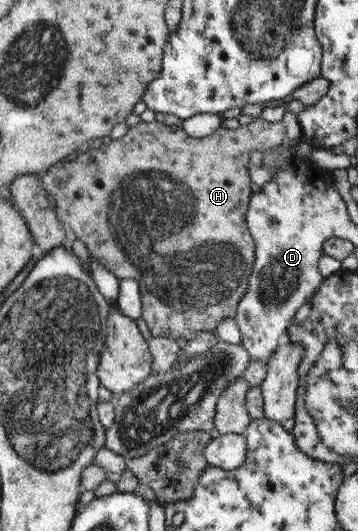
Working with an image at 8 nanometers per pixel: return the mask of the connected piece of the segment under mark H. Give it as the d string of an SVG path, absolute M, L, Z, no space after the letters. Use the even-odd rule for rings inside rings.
M259 117L255 121L241 124L237 129L217 128L207 137L189 137L185 135L179 125L169 126L163 122L138 122L131 126L127 133L118 139L107 139L100 148L80 151L76 160L63 160L55 163L47 171L36 172L43 188L54 196L55 215L62 221L62 225L69 224L76 237L88 245L88 251L97 257L103 265L117 278L133 278L141 285L142 324L151 336L165 335L175 339L195 339L199 331L213 331L219 322L226 317L235 318L240 301L248 289L248 279L251 276L256 259L256 242L252 237L248 225L248 209L250 208L251 180L249 166L251 151L265 151L276 147L285 141L285 125L283 122L268 122Z

